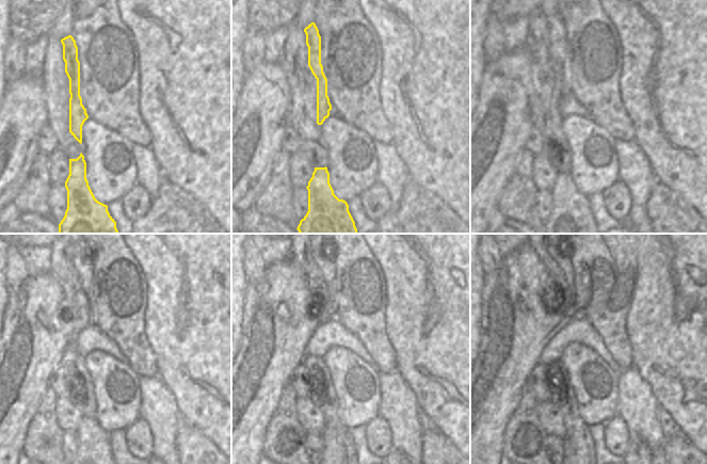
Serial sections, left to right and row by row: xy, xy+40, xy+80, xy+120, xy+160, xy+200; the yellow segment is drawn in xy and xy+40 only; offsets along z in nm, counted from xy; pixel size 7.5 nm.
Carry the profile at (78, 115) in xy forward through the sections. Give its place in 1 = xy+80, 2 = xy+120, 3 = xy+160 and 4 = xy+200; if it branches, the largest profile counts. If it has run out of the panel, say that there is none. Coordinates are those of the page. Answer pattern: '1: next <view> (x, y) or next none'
1: next xy+80 (557, 31)
2: next xy+120 (83, 266)
3: next xy+160 (326, 267)
4: next xy+200 (565, 266)

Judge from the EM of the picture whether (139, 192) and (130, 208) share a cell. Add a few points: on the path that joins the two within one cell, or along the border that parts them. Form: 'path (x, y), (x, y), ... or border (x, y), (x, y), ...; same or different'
path (138, 196), (133, 204); same

